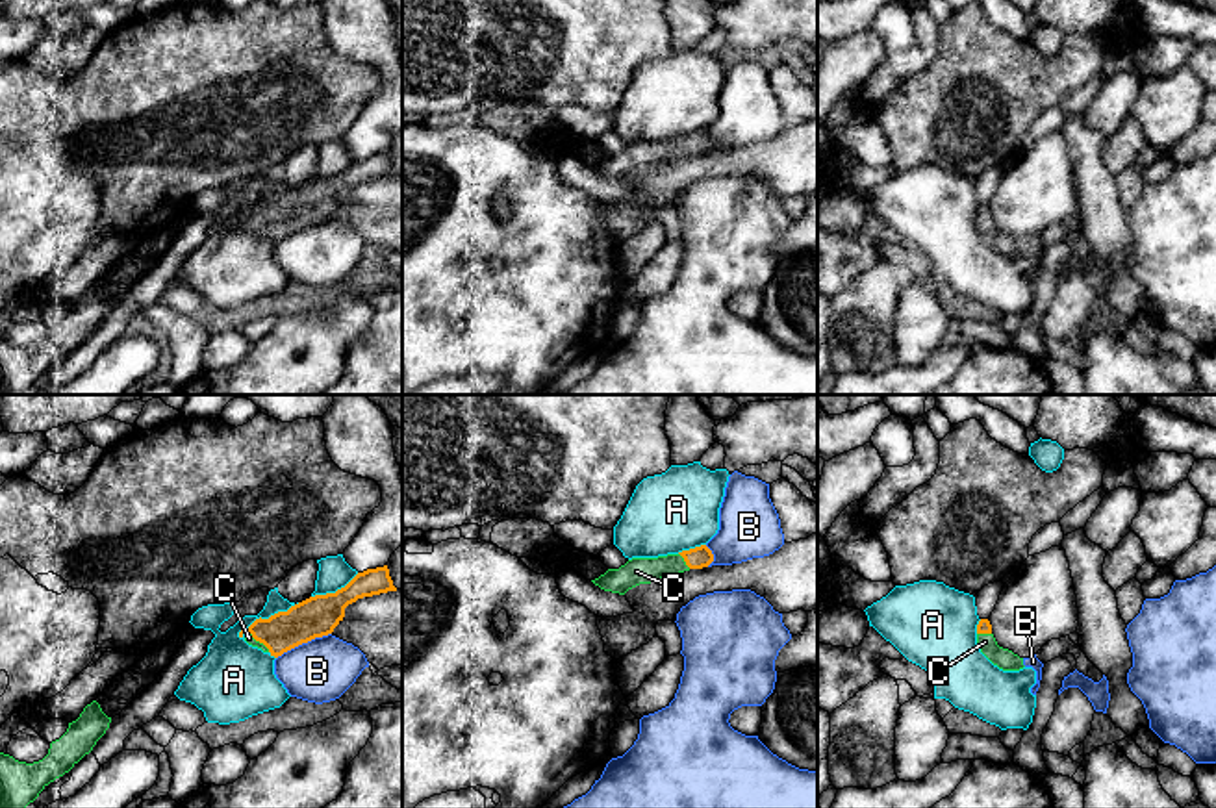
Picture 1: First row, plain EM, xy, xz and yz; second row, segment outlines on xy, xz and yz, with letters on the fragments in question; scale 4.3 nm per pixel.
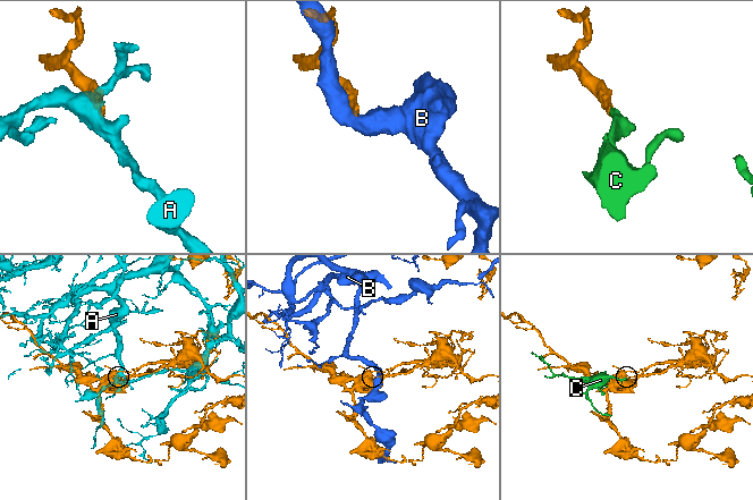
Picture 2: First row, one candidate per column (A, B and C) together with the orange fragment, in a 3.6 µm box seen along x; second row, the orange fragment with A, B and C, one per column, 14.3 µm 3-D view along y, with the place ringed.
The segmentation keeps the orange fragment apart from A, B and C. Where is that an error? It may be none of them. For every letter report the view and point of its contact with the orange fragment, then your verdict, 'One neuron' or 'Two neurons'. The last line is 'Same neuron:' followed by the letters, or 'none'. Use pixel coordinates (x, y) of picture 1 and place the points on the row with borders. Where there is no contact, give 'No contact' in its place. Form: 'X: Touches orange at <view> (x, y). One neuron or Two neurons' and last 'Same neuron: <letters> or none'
A: Touches orange at xy (269, 618). Two neurons
B: Touches orange at xy (303, 642). Two neurons
C: Touches orange at xz (684, 560). One neuron
Same neuron: C

